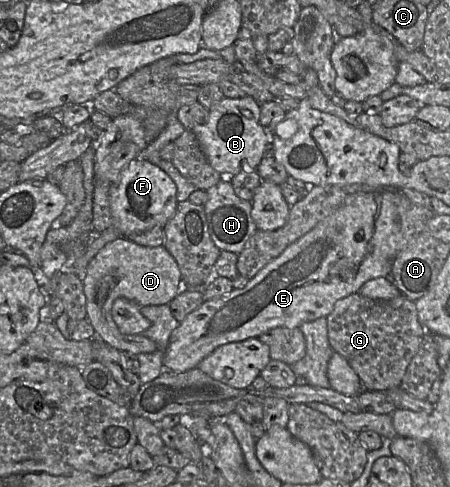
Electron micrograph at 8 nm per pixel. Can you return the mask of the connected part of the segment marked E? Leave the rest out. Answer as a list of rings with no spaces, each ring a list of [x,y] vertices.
[[[375,189],[347,196],[337,210],[289,245],[280,256],[251,278],[244,288],[234,288],[219,298],[205,300],[172,332],[169,344],[163,351],[165,371],[187,372],[196,368],[204,358],[224,344],[259,338],[276,327],[297,328],[305,322],[326,318],[338,300],[358,293],[368,280],[392,275],[393,260],[396,257],[396,233],[399,231],[399,190],[401,189]]]

